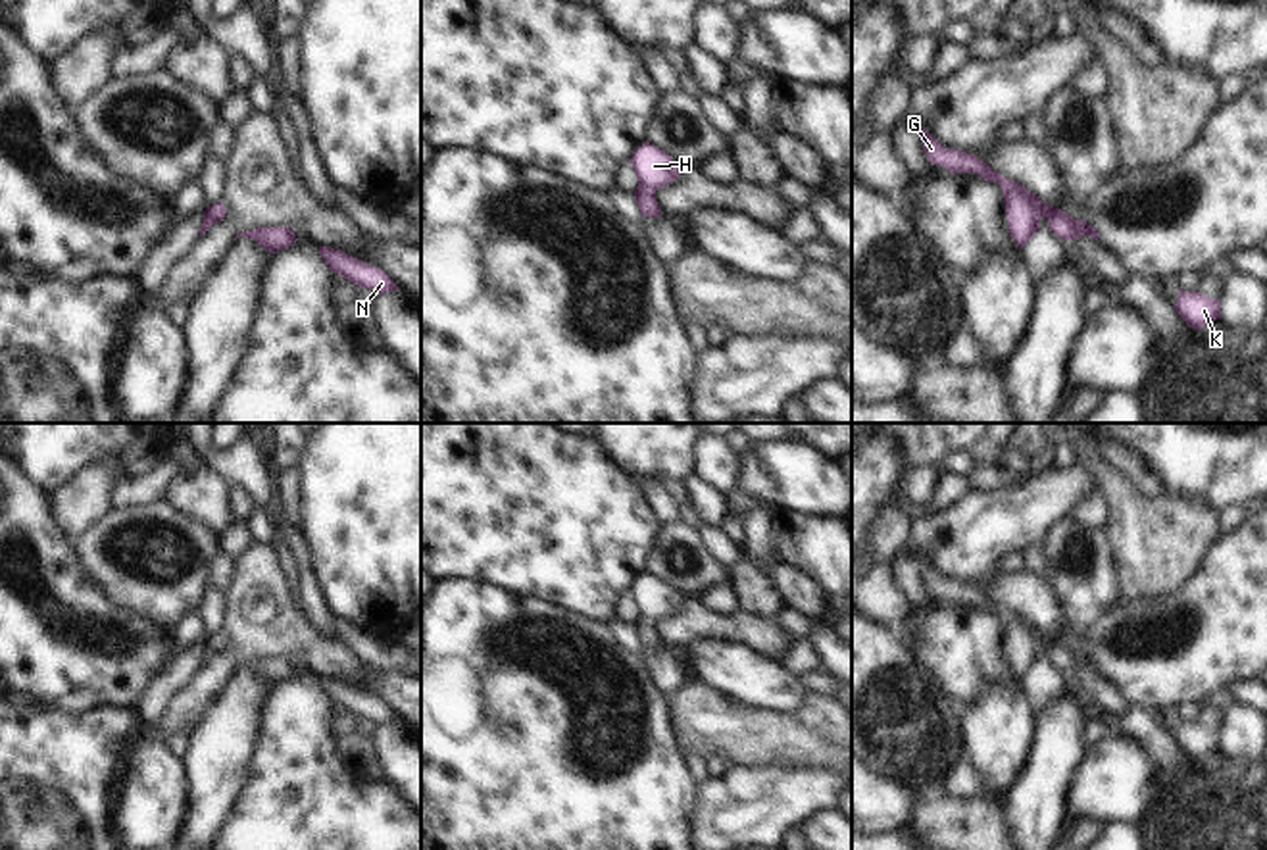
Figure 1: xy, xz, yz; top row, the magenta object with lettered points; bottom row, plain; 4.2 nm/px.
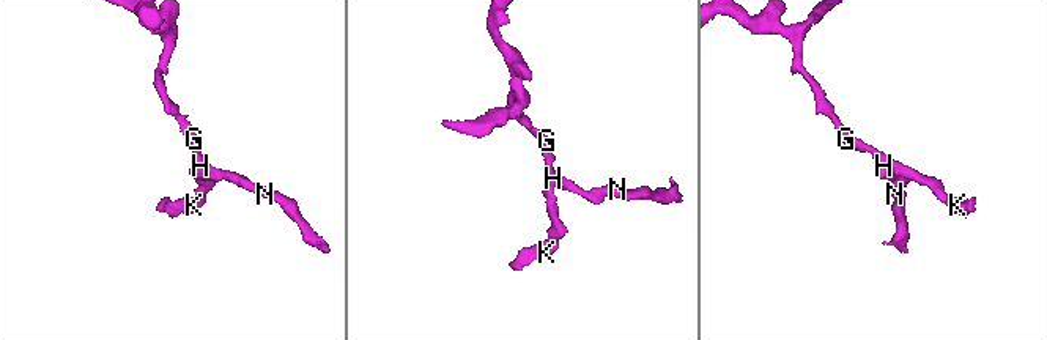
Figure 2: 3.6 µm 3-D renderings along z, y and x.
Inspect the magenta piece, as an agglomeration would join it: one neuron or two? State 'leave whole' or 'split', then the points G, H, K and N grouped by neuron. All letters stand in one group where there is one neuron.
leave whole; groups G H K N

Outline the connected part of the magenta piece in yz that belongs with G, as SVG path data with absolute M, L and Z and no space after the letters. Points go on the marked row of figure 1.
M921 129L921 144L931 165L944 165L948 173L977 173L988 183L998 183L1006 198L1006 213L1009 225L1009 237L1019 248L1038 233L1040 219L1048 219L1048 227L1056 237L1065 240L1077 240L1081 237L1100 238L1100 233L1084 219L1073 219L1059 208L1046 206L1034 192L1029 192L1021 183L1009 181L996 173L990 165L977 156L944 148L929 131Z

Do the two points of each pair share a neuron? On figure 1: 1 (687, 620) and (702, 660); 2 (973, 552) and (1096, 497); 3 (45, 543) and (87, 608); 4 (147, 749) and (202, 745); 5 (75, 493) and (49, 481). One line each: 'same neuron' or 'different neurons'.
1: different neurons
2: different neurons
3: same neuron
4: different neurons
5: different neurons

